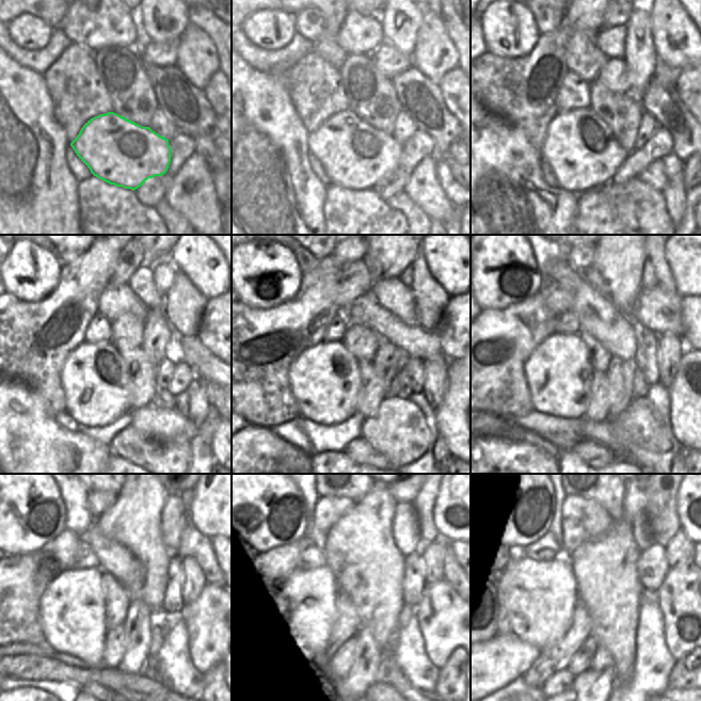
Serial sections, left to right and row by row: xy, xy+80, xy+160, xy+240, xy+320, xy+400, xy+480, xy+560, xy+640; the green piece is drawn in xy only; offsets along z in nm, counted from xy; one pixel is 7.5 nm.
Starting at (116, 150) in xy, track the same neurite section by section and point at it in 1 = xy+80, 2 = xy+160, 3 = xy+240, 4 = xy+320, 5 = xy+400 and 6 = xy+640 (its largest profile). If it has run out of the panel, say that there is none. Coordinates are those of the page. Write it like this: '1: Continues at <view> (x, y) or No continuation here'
1: Continues at xy+80 (354, 155)
2: Continues at xy+160 (579, 147)
3: Continues at xy+240 (97, 389)
4: Continues at xy+320 (324, 380)
5: Continues at xy+400 (558, 371)
6: Continues at xy+640 (541, 595)

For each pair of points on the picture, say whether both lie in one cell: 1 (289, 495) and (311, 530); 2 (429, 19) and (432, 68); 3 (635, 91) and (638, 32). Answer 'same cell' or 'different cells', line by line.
1: different cells
2: same cell
3: same cell

